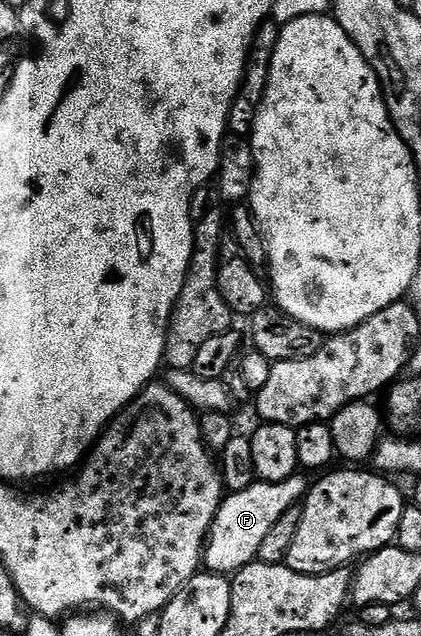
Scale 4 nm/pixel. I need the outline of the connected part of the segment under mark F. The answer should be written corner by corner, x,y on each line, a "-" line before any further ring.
296,475
289,480
284,480
278,484
267,484
256,482
250,488
245,488
242,492
237,492
234,496
226,495
221,501
221,508
217,511
217,517
213,519
213,530
211,539
207,544
207,564
214,573
233,574
247,565
254,563
261,556
261,547
267,542
271,530
306,495
307,487
301,481
302,477

